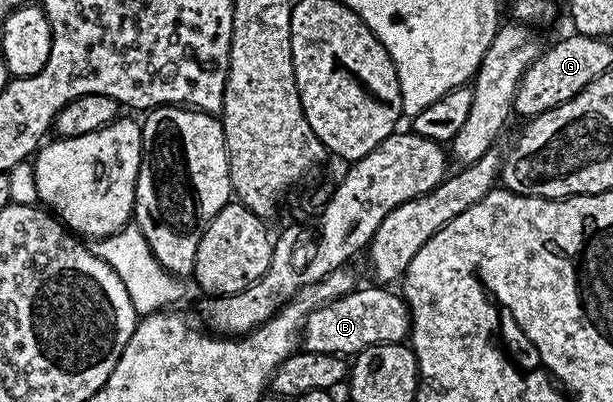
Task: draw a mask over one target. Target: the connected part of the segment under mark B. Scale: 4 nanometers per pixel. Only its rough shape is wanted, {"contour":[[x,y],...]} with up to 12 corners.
{"contour":[[357,286],[308,312],[302,347],[355,357],[410,335],[408,305]]}

